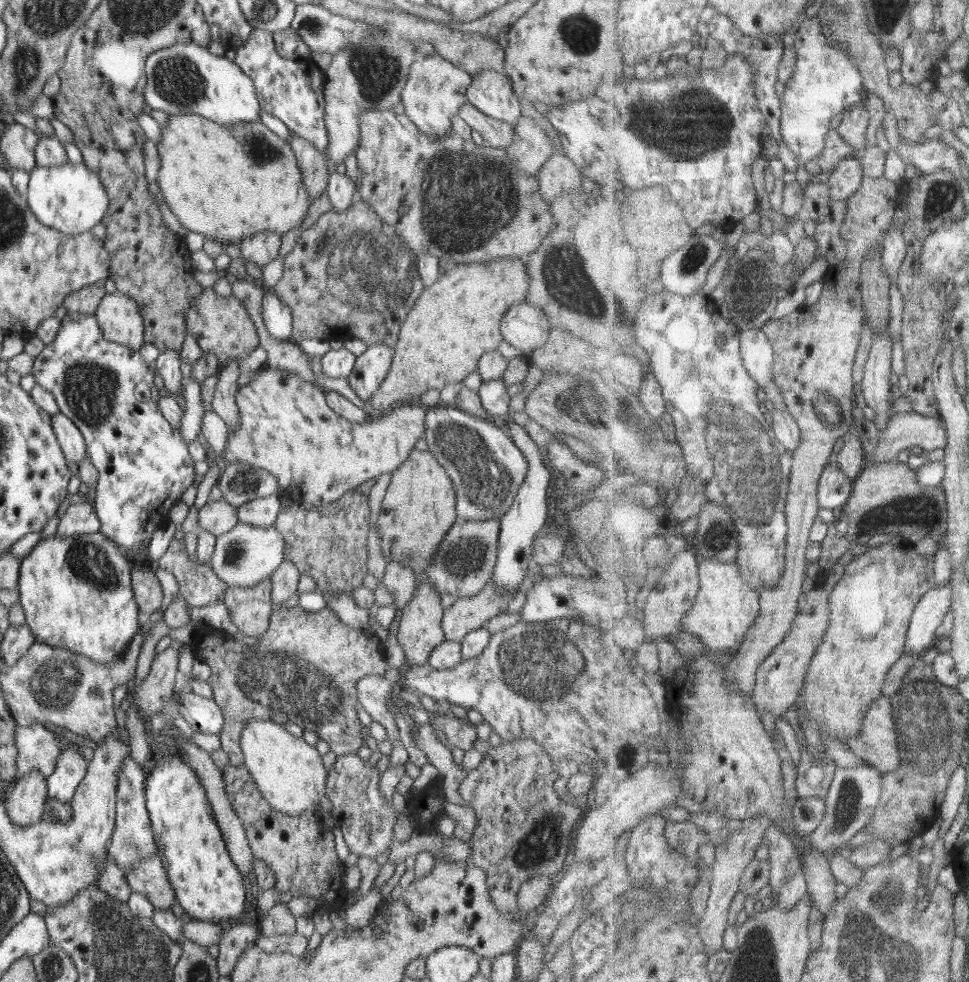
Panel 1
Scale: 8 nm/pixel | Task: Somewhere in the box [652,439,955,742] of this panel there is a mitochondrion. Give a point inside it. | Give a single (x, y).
(913, 719)

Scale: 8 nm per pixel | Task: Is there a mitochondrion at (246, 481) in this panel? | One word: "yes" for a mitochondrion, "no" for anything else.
yes

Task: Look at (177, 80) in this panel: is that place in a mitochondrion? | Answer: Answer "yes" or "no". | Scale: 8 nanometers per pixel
yes

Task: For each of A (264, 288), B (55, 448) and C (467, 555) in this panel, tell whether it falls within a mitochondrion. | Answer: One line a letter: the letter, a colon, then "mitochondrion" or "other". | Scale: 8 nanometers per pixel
A: other
B: other
C: mitochondrion

